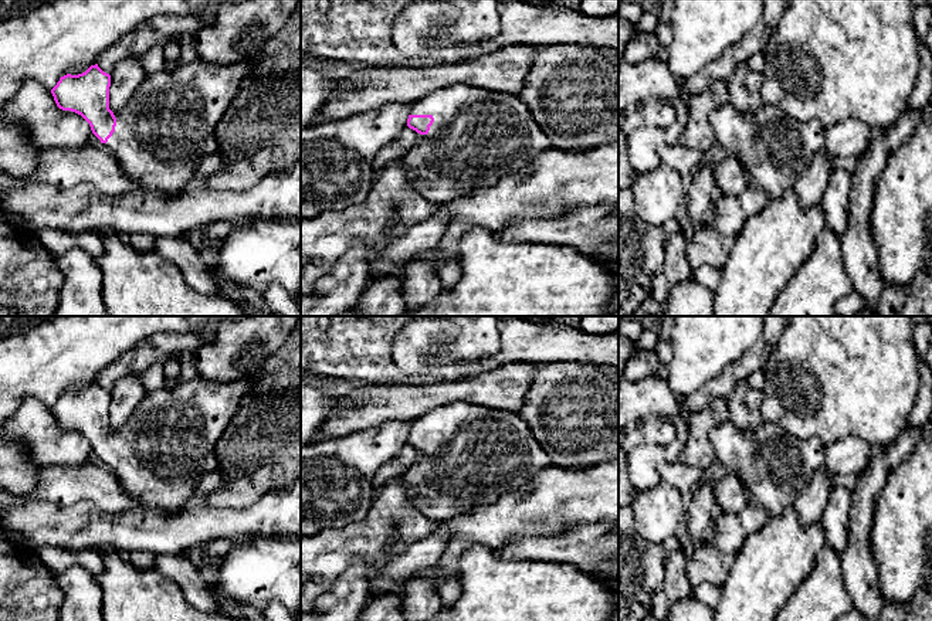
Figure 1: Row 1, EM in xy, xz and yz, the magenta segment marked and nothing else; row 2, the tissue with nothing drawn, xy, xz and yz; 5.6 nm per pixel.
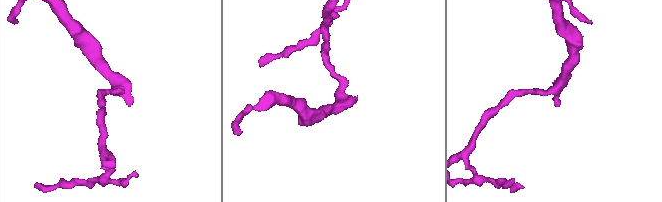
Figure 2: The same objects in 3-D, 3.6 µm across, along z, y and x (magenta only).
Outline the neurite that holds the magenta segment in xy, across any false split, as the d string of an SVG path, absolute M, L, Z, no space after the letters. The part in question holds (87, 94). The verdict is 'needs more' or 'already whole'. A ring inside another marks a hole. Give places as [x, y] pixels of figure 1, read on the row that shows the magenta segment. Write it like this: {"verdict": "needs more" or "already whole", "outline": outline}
{"verdict": "needs more", "outline": "M201 60L179 65L172 71L163 68L146 75L128 104L115 112L109 109L111 75L98 64L91 65L82 74L61 77L51 94L60 109L75 112L89 123L92 133L101 140L104 149L112 153L128 179L153 196L177 196L199 184L196 167L206 156L217 153L216 128L251 68L251 61L218 65Z"}

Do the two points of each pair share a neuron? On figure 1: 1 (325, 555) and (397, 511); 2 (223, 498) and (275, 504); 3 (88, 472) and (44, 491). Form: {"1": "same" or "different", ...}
{"1": "same", "2": "different", "3": "same"}

